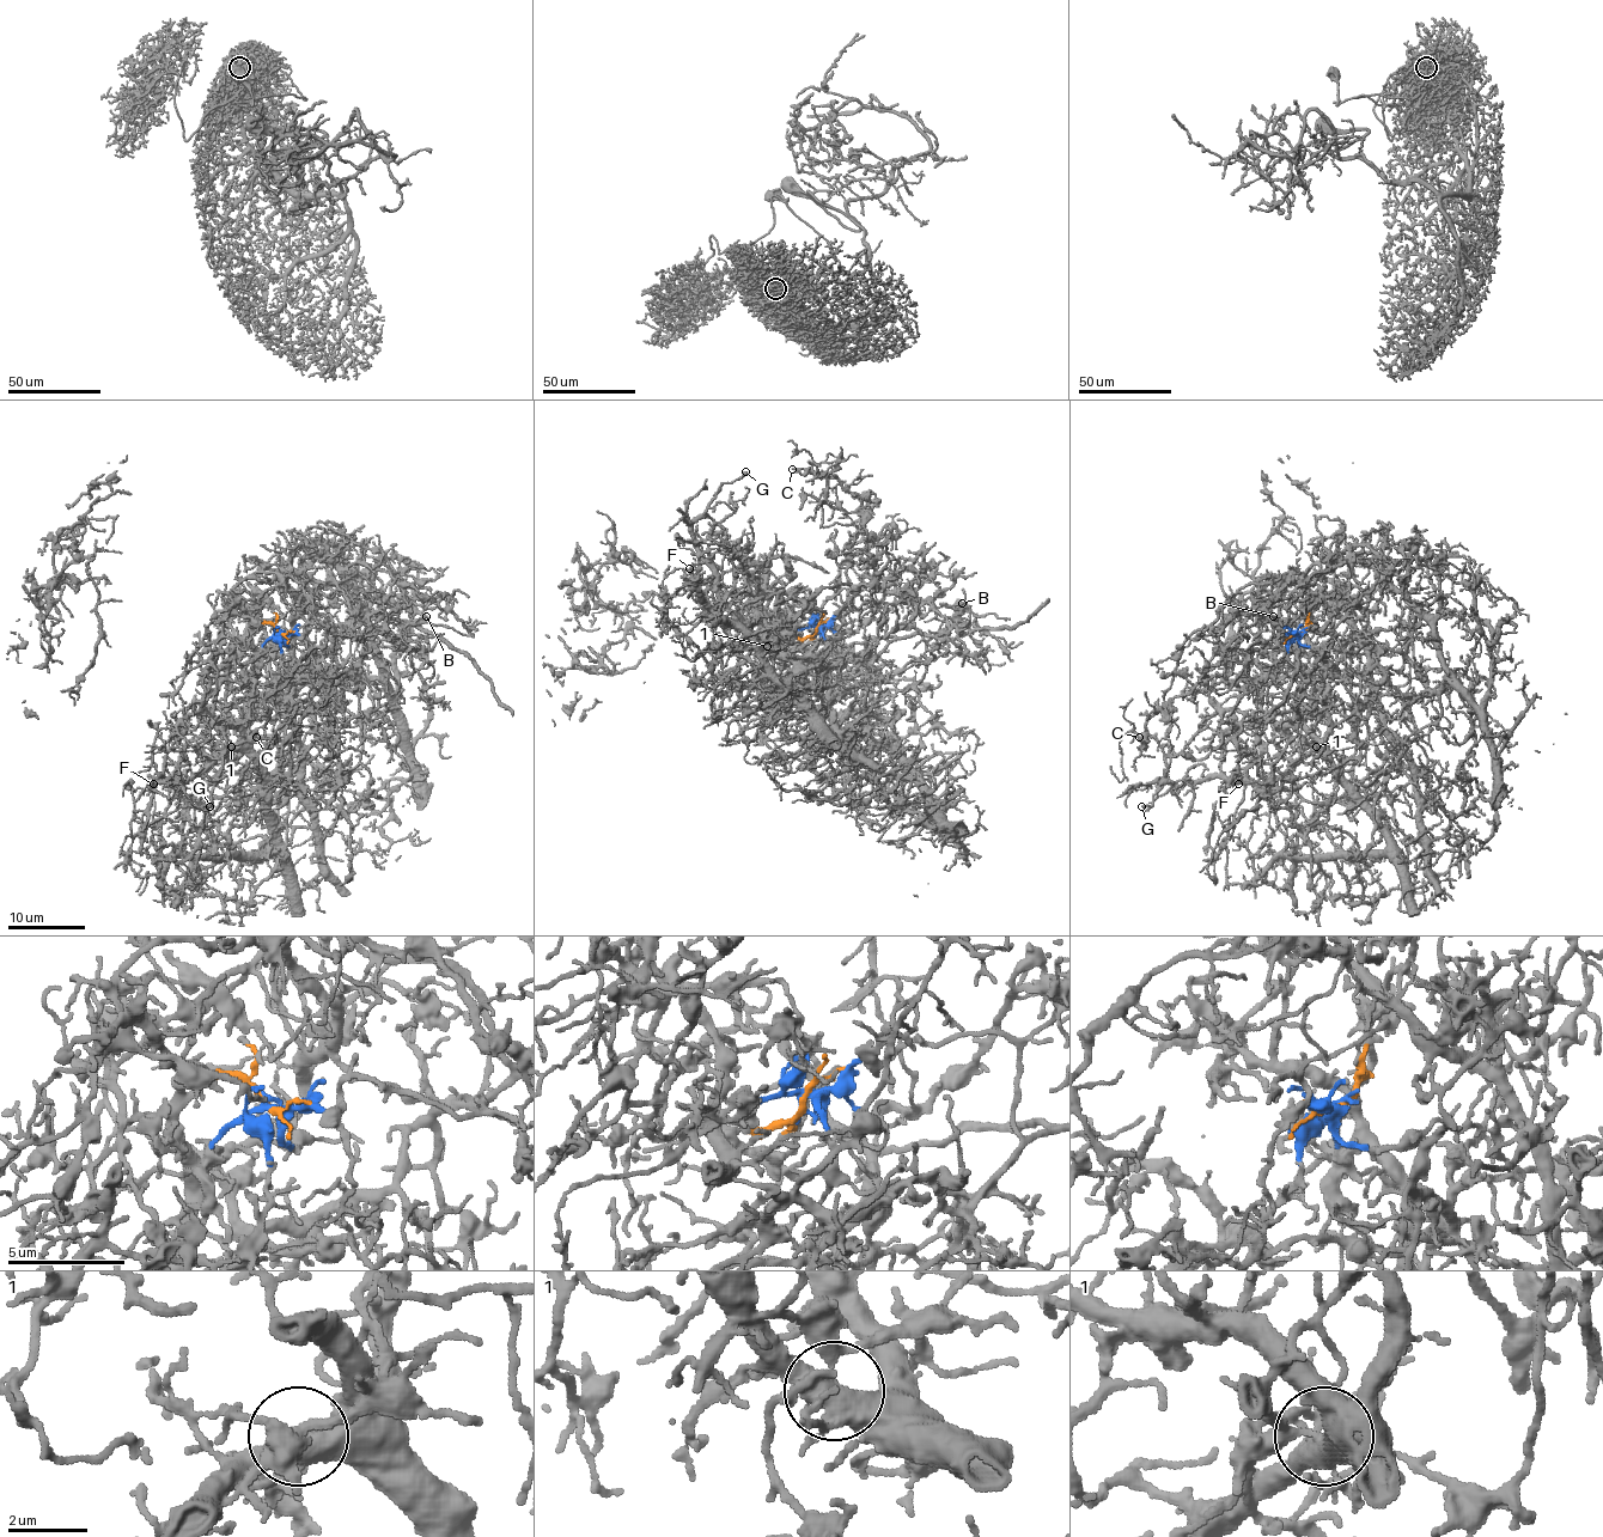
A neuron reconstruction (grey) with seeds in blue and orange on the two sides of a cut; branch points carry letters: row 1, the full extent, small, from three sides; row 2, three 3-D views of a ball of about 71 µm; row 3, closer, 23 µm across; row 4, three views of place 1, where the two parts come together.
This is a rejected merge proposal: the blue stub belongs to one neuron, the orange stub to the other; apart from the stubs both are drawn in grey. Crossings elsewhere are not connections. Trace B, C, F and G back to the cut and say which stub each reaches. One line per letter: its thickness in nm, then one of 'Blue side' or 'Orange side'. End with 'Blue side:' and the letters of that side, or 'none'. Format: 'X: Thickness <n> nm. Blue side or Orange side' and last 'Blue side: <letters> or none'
B: Thickness 170 nm. Blue side
C: Thickness 190 nm. Blue side
F: Thickness 200 nm. Orange side
G: Thickness 200 nm. Orange side
Blue side: B, C

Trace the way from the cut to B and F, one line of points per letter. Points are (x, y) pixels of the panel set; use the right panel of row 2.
B: (1299, 633), (1286, 633), (1290, 627), (1282, 623), (1277, 636), (1311, 628), (1303, 609), (1277, 640), (1272, 615)
F: (1299, 633), (1306, 623), (1306, 644), (1322, 659), (1328, 735), (1272, 781), (1233, 781), (1238, 785)

